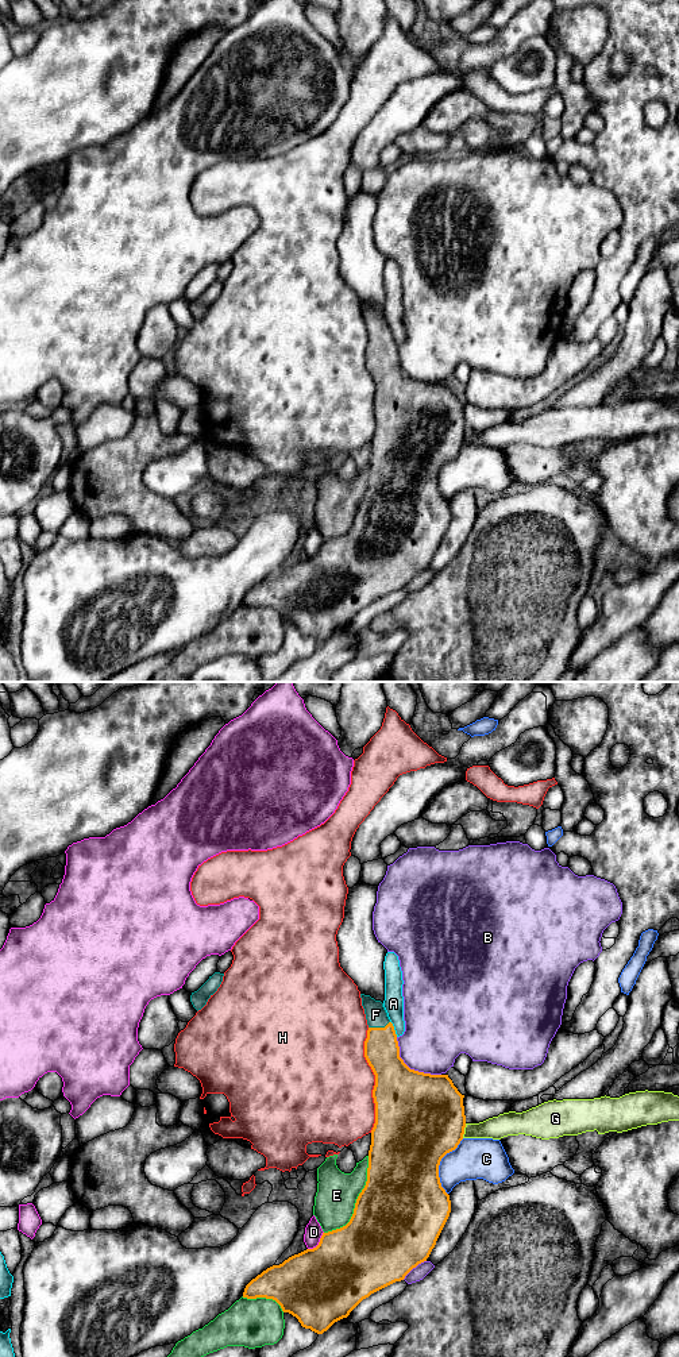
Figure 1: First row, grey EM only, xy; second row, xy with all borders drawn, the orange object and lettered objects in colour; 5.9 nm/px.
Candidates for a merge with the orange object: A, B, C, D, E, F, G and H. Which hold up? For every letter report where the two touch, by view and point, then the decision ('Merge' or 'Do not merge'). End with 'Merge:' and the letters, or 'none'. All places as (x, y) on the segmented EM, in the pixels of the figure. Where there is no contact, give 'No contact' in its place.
A: Touches orange at xy (393, 1029). Do not merge
B: Touches orange at xy (409, 1068). Do not merge
C: Touches orange at xy (439, 1164). Do not merge
D: Touches orange at xy (319, 1242). Do not merge
E: Touches orange at xy (357, 1201). Do not merge
F: Touches orange at xy (378, 1028). Merge
G: Touches orange at xy (463, 1130). Do not merge
H: Touches orange at xy (375, 1080). Do not merge
Merge: F

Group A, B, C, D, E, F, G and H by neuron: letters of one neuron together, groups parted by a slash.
A / B / C / D / E / F / G / H

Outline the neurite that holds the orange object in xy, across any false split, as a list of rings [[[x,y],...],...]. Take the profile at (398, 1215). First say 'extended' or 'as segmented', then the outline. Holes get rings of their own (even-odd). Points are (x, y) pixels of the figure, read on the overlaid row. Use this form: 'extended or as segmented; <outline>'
extended; [[[360,994],[369,1030],[364,1057],[375,1075],[373,1098],[375,1123],[371,1130],[367,1181],[359,1194],[350,1222],[336,1230],[323,1233],[313,1249],[306,1249],[273,1265],[252,1279],[243,1298],[275,1300],[283,1312],[298,1319],[302,1327],[317,1334],[327,1331],[371,1294],[405,1279],[418,1264],[427,1261],[450,1217],[450,1195],[441,1187],[439,1165],[441,1159],[455,1150],[463,1140],[466,1115],[463,1098],[448,1075],[431,1075],[410,1069],[400,1057],[400,1046],[393,1023],[381,1001]]]

